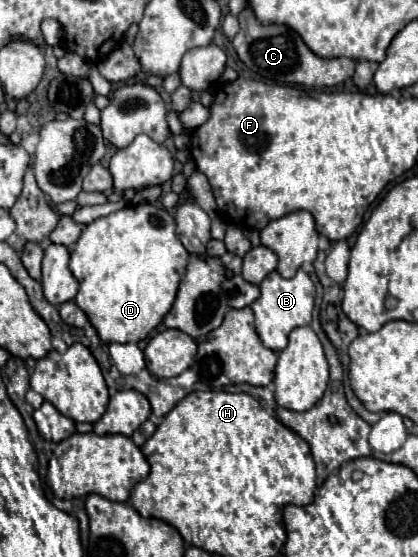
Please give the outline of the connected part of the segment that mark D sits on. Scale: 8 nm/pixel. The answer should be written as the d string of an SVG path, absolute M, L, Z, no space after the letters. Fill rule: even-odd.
M151 203L127 205L89 223L71 251L71 273L79 281L77 305L105 343L145 339L171 309L189 253L175 235L175 219Z

